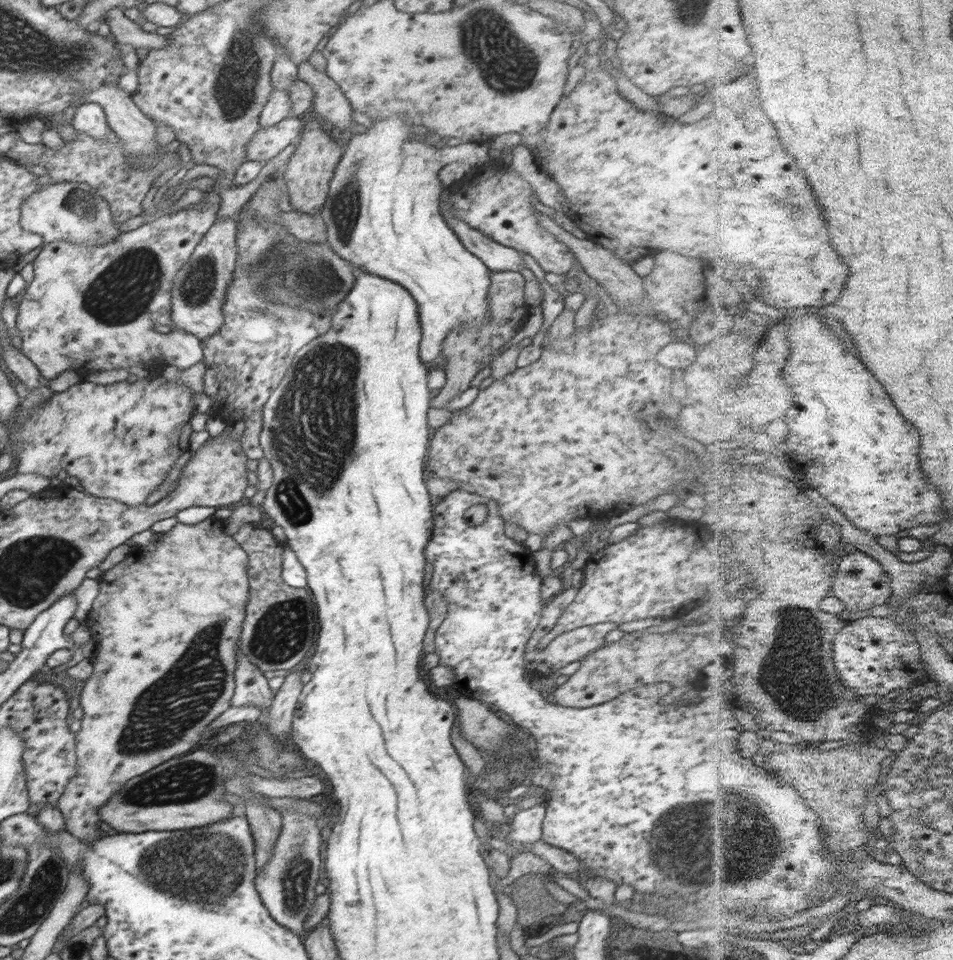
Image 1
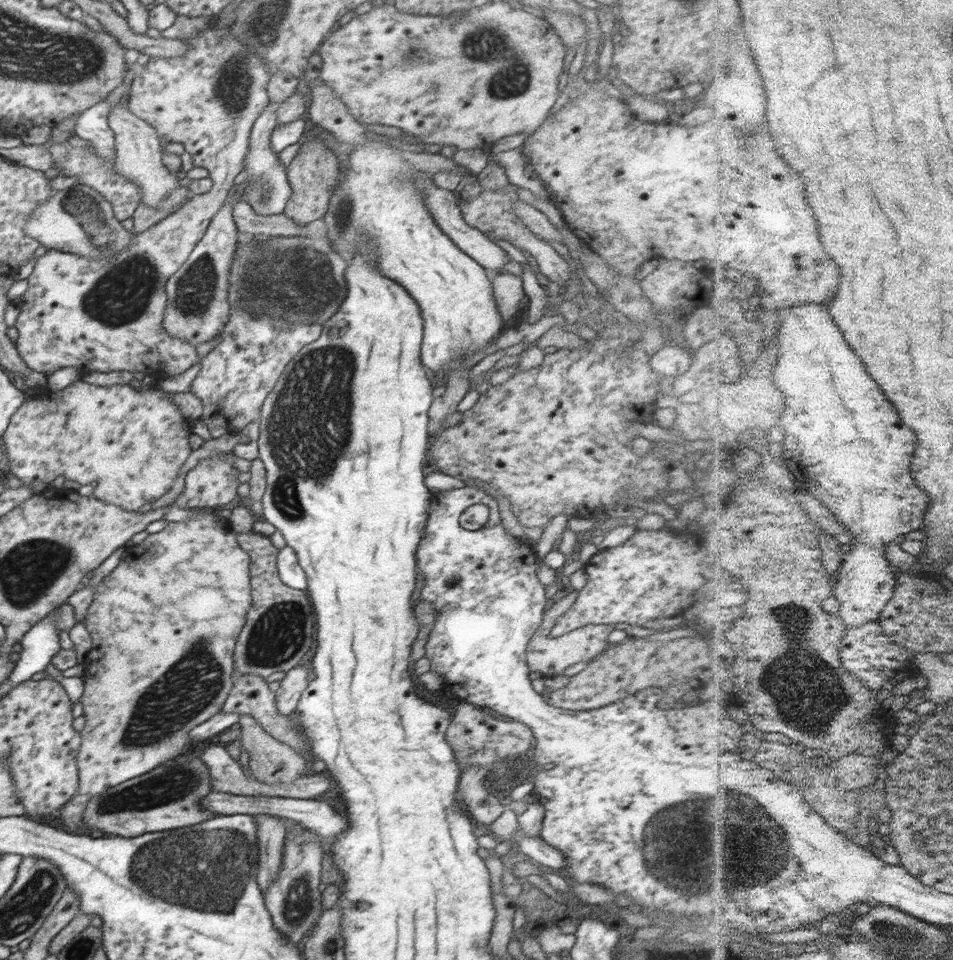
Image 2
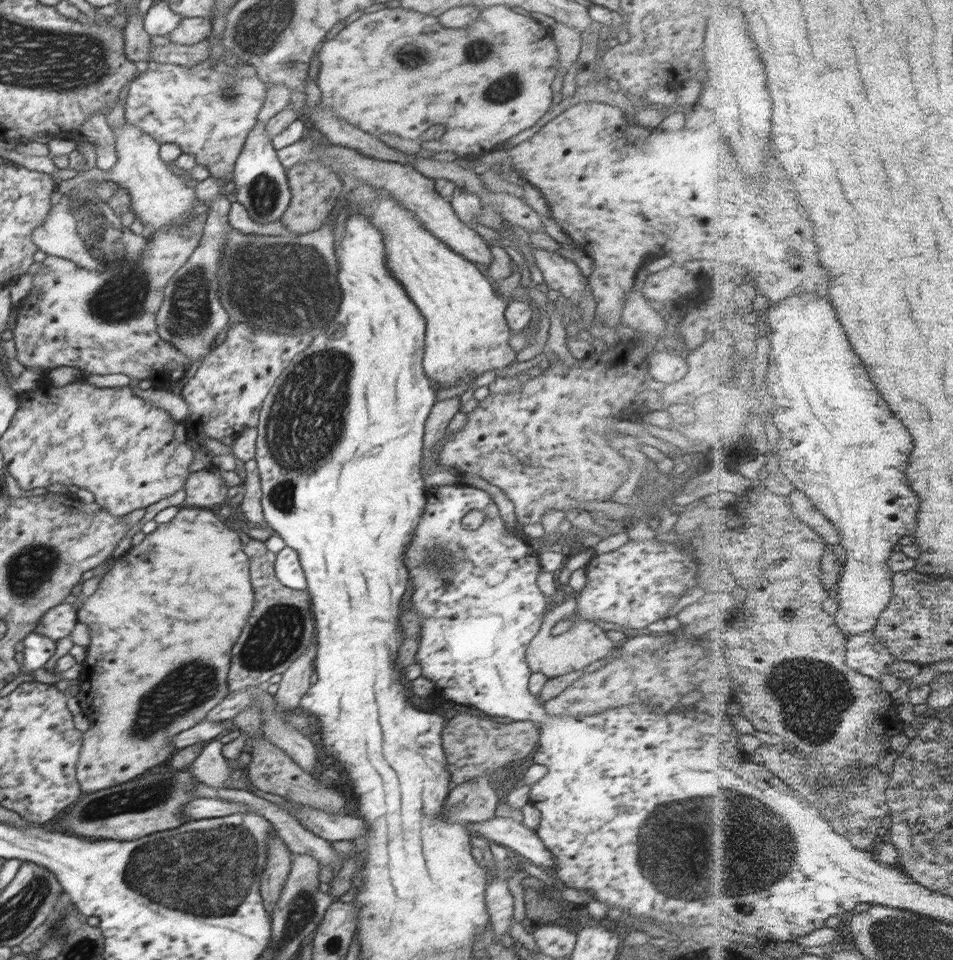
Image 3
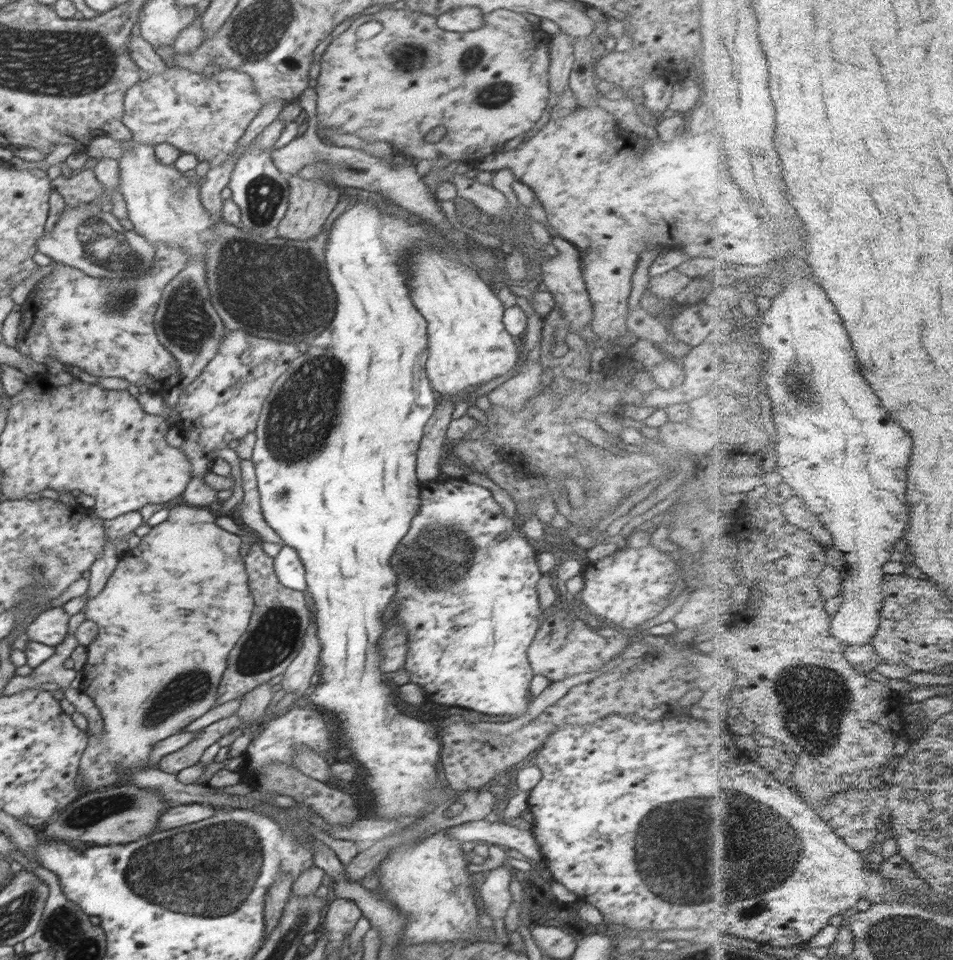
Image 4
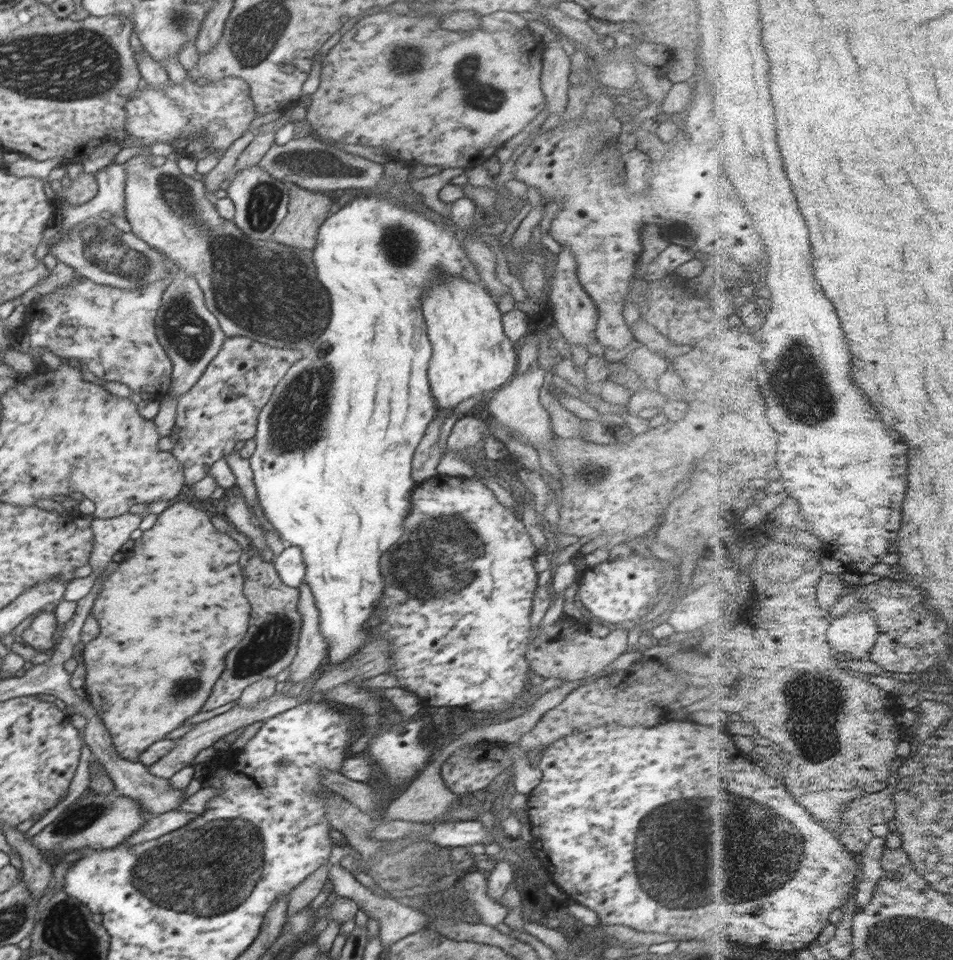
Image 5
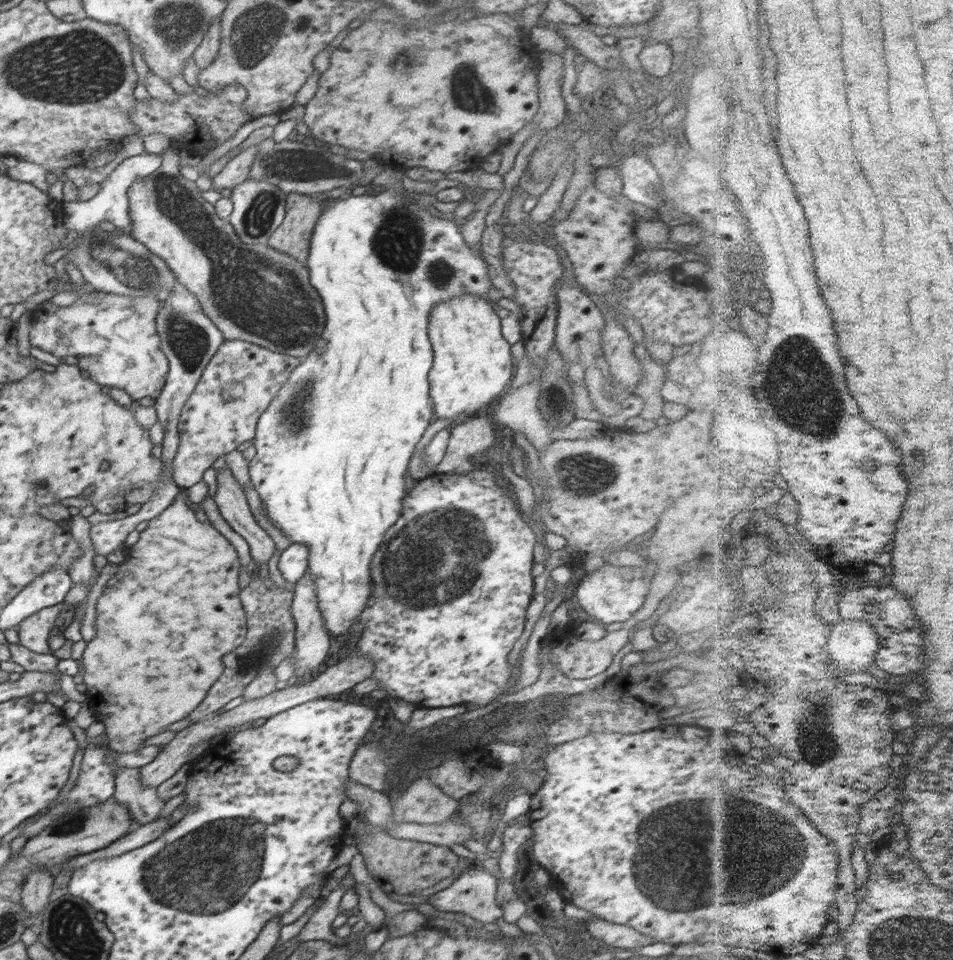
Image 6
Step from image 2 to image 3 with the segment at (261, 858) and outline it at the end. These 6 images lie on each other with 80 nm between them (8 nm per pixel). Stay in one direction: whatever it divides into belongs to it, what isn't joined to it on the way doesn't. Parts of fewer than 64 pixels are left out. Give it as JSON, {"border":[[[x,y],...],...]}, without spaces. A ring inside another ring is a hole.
{"border":[[[272,830],[272,837],[268,837],[268,864],[264,870],[264,879],[260,881],[261,897],[270,915],[288,879],[288,873],[291,870],[291,854],[284,841],[276,835],[275,830]]]}

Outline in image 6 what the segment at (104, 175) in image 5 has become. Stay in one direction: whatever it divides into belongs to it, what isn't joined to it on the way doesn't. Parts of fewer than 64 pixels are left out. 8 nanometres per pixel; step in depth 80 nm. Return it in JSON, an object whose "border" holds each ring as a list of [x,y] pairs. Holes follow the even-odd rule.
{"border":[[[146,153],[141,154],[140,156],[131,156],[124,159],[114,171],[102,181],[101,189],[94,198],[80,202],[78,202],[78,200],[74,202],[62,202],[61,209],[64,212],[64,226],[69,231],[76,230],[77,237],[73,242],[68,244],[67,247],[58,248],[58,250],[50,252],[44,261],[49,265],[53,265],[56,261],[74,251],[74,249],[76,249],[76,247],[78,247],[83,241],[84,232],[86,232],[88,228],[92,228],[92,226],[99,225],[102,228],[102,231],[111,228],[120,228],[120,230],[123,230],[123,234],[131,234],[133,226],[129,213],[129,198],[127,190],[134,181],[138,181],[139,177],[142,177],[144,174],[148,176],[151,172],[159,170],[160,164],[162,164],[161,154]]]}

